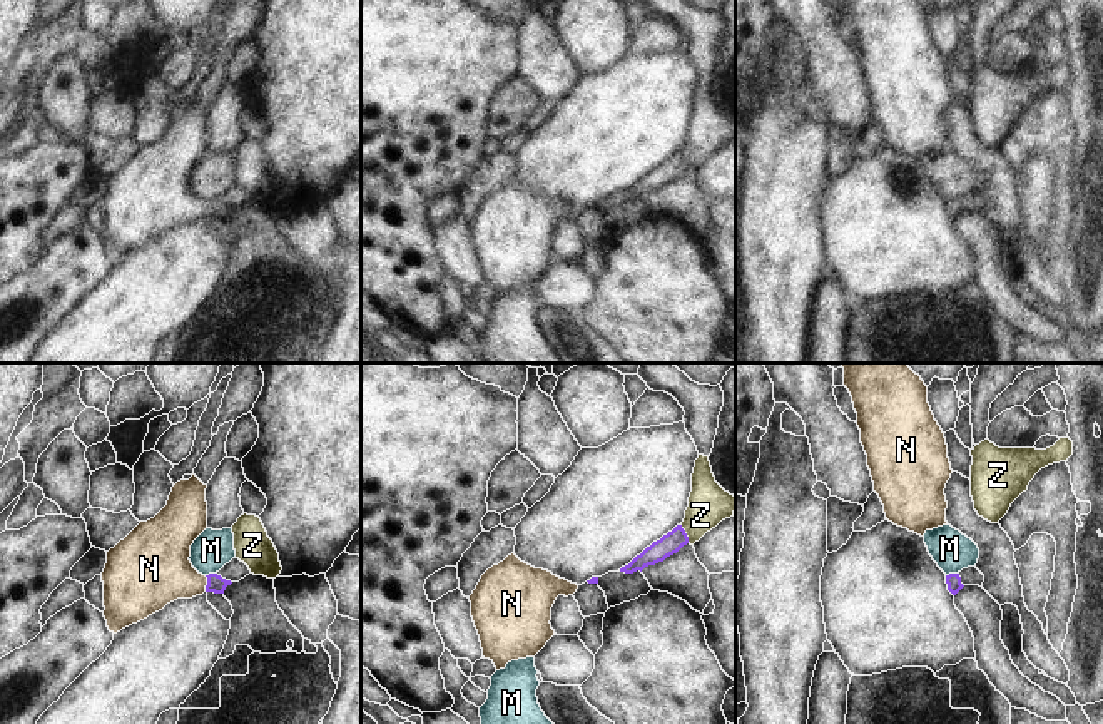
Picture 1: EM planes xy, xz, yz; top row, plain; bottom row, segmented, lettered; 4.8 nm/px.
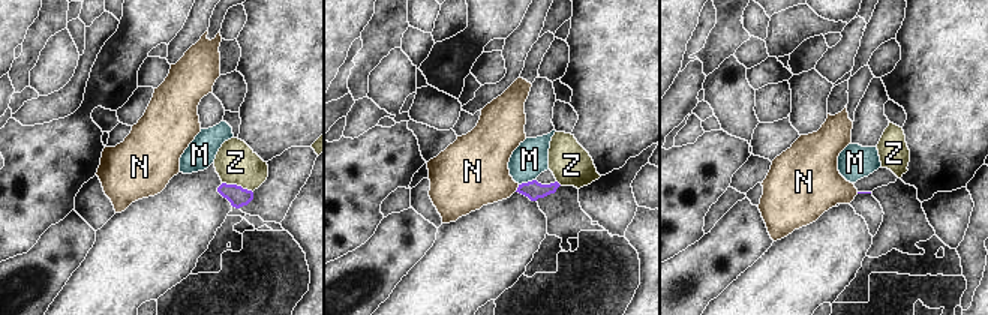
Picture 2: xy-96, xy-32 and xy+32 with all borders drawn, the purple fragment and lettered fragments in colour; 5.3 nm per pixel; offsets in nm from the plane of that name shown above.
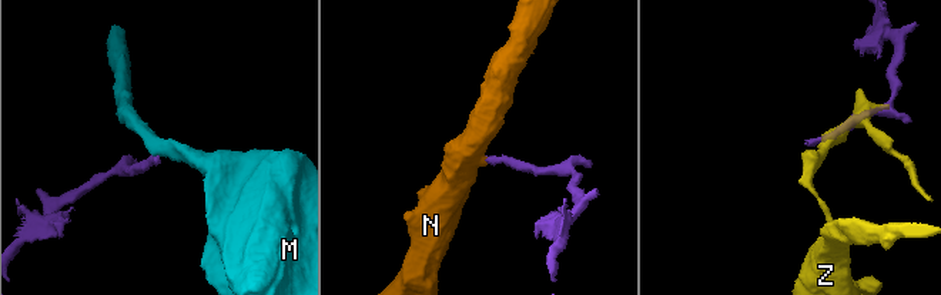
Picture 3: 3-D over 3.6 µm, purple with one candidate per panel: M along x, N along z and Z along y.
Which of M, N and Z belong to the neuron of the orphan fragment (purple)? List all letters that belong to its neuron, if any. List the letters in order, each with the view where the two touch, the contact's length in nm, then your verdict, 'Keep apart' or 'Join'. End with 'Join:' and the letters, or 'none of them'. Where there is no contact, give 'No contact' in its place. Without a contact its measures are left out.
M: Touches purple in yz. Shared border 60 nm. Keep apart
N: Touches purple in xy. Shared border 80 nm. Join
Z: Touches purple in xz. Shared border 100 nm. Keep apart
Join: N

